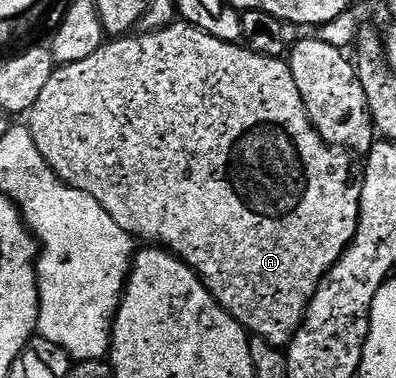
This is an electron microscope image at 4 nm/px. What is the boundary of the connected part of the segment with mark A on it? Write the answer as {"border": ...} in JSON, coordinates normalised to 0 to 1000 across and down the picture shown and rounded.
{"border":[[[442,53],[427,69],[407,74],[407,79],[384,79],[374,87],[354,85],[341,95],[303,95],[290,106],[265,108],[263,119],[247,127],[247,138],[237,138],[237,148],[217,148],[217,159],[197,159],[187,169],[167,169],[164,175],[144,172],[141,185],[126,201],[126,214],[116,222],[116,235],[106,241],[106,254],[96,254],[96,275],[86,275],[86,286],[68,304],[66,331],[86,360],[86,381],[96,392],[96,402],[106,402],[116,434],[126,434],[126,444],[169,492],[184,492],[227,519],[237,519],[237,529],[247,529],[247,540],[258,540],[258,550],[268,550],[268,561],[278,561],[278,571],[288,571],[288,593],[298,593],[298,603],[308,603],[318,616],[331,619],[336,632],[351,635],[356,643],[364,638],[364,646],[391,646],[396,653],[432,661],[444,680],[462,688],[515,743],[515,759],[535,775],[540,794],[598,857],[614,862],[629,886],[644,889],[659,905],[674,905],[682,915],[717,921],[737,902],[737,894],[753,878],[758,854],[768,847],[768,823],[775,820],[780,799],[798,778],[801,762],[808,759],[808,743],[826,730],[828,712],[879,664],[879,651],[899,622],[904,582],[909,579],[909,532],[914,529],[917,492],[904,429],[899,439],[896,423],[889,421],[896,415],[881,399],[831,386],[826,376],[813,370],[813,360],[803,347],[788,336],[788,320],[778,312],[768,267],[753,243],[753,222],[732,190],[725,161],[717,153],[674,153],[669,143],[646,143],[593,111],[563,111],[540,95],[530,95],[518,79],[503,79],[497,69],[482,69],[477,58]]]}

